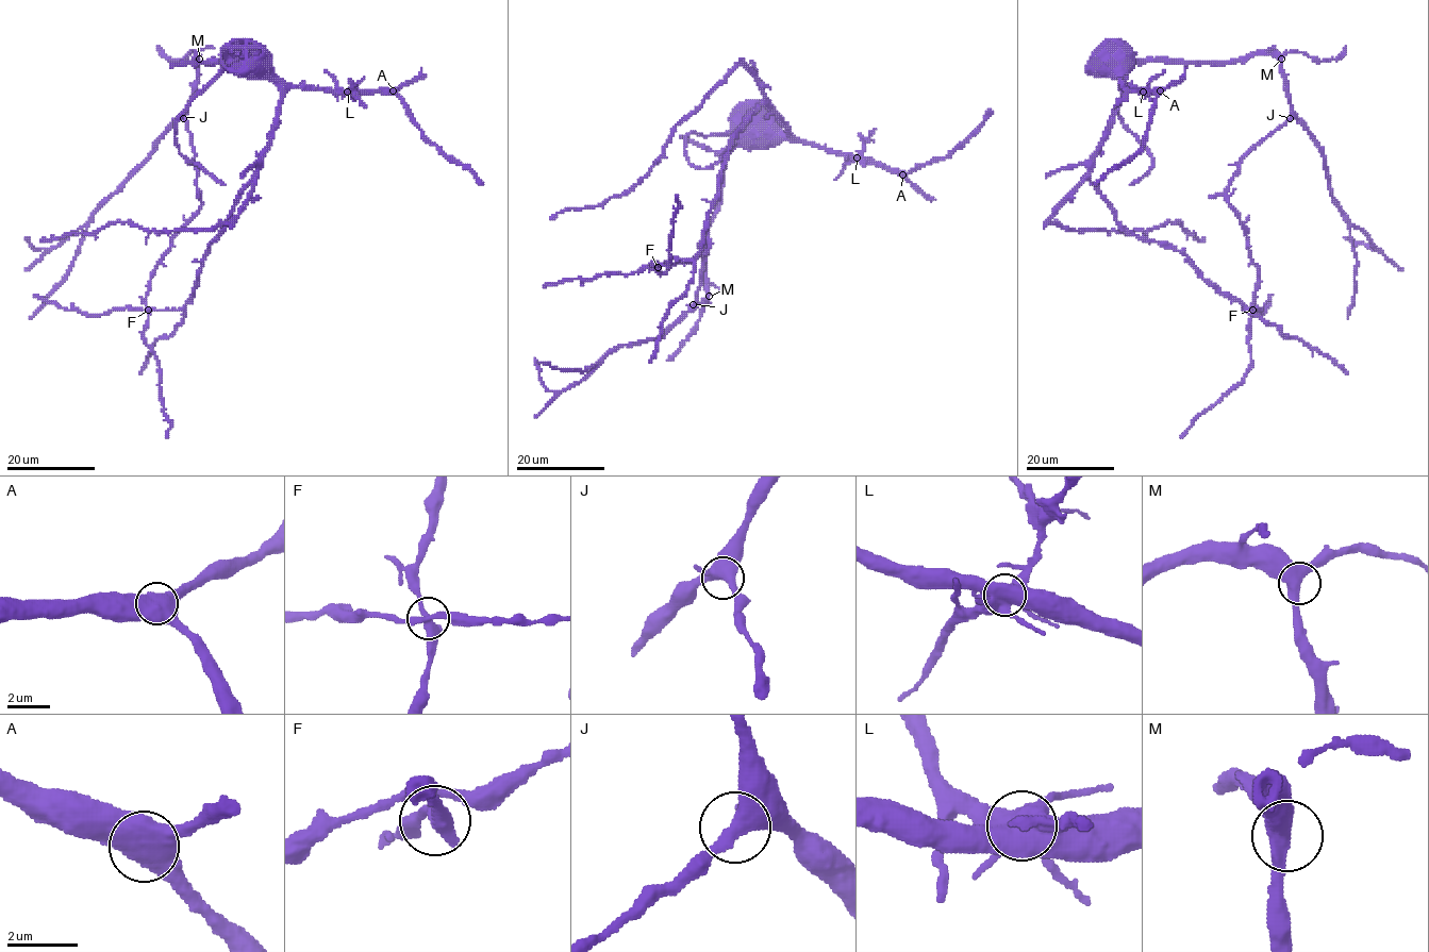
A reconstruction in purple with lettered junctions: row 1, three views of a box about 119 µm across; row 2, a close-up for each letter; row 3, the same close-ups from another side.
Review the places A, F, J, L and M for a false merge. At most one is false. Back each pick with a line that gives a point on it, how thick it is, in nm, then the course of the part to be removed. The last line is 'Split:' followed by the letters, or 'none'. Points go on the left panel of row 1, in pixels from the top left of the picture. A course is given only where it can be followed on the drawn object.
L: at (347, 92); 700 nm thick; foreign part runs (347, 92), (354, 92), (366, 106)
Split: L

